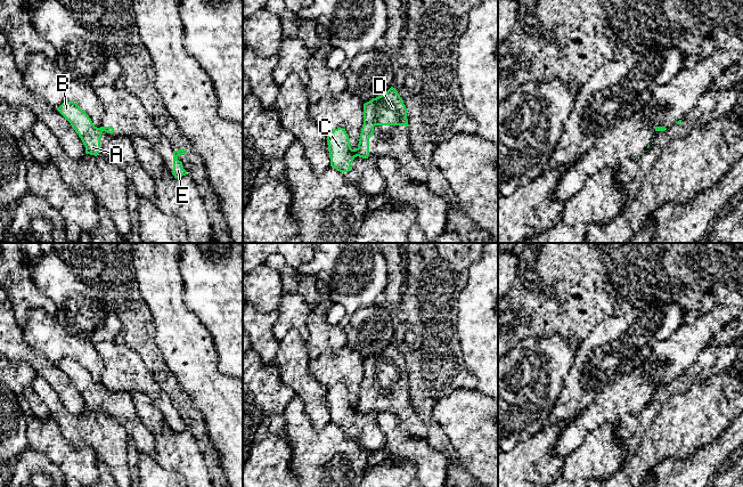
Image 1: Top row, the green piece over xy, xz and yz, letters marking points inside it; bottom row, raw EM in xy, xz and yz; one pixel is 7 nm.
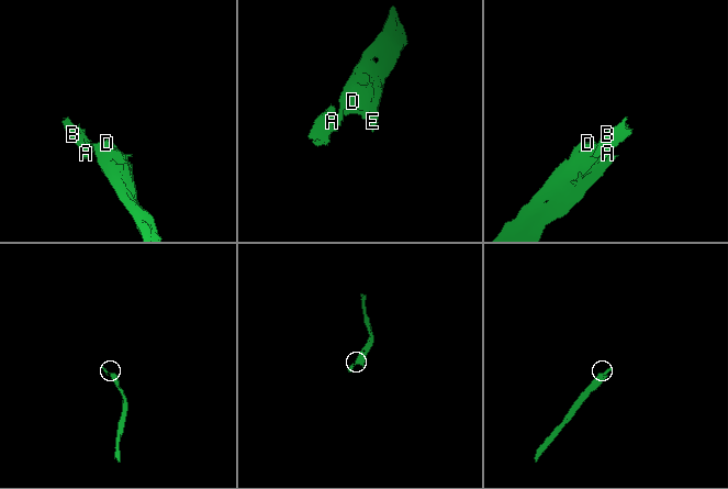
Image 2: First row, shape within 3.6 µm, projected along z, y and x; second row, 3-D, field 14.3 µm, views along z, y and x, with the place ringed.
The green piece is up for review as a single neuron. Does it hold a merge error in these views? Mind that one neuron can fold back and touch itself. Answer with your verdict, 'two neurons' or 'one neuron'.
two neurons

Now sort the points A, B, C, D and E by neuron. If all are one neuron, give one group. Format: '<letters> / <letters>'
A B C / D E

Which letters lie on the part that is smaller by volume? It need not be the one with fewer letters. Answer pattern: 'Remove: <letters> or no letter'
Remove: A, B, C

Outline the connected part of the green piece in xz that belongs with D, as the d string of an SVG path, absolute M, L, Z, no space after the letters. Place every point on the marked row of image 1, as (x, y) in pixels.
M393 87L364 104L364 124L358 144L359 157L368 159L369 138L374 135L375 125L409 127L406 105Z

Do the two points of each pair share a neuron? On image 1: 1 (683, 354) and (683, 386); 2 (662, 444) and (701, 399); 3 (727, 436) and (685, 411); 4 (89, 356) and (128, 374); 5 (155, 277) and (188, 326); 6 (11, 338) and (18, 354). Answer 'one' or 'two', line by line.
1: two
2: one
3: two
4: two
5: one
6: one

